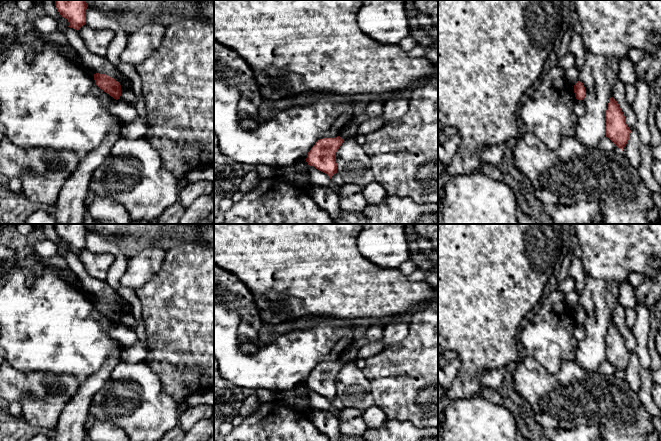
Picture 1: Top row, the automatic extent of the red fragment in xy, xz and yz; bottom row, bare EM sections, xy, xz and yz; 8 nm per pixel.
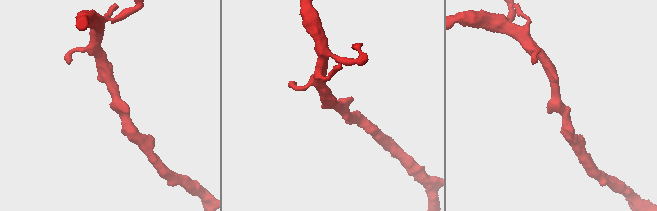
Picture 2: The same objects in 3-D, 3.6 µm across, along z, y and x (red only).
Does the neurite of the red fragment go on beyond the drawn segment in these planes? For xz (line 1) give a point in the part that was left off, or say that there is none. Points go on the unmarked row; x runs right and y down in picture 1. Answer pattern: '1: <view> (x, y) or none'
1: none

